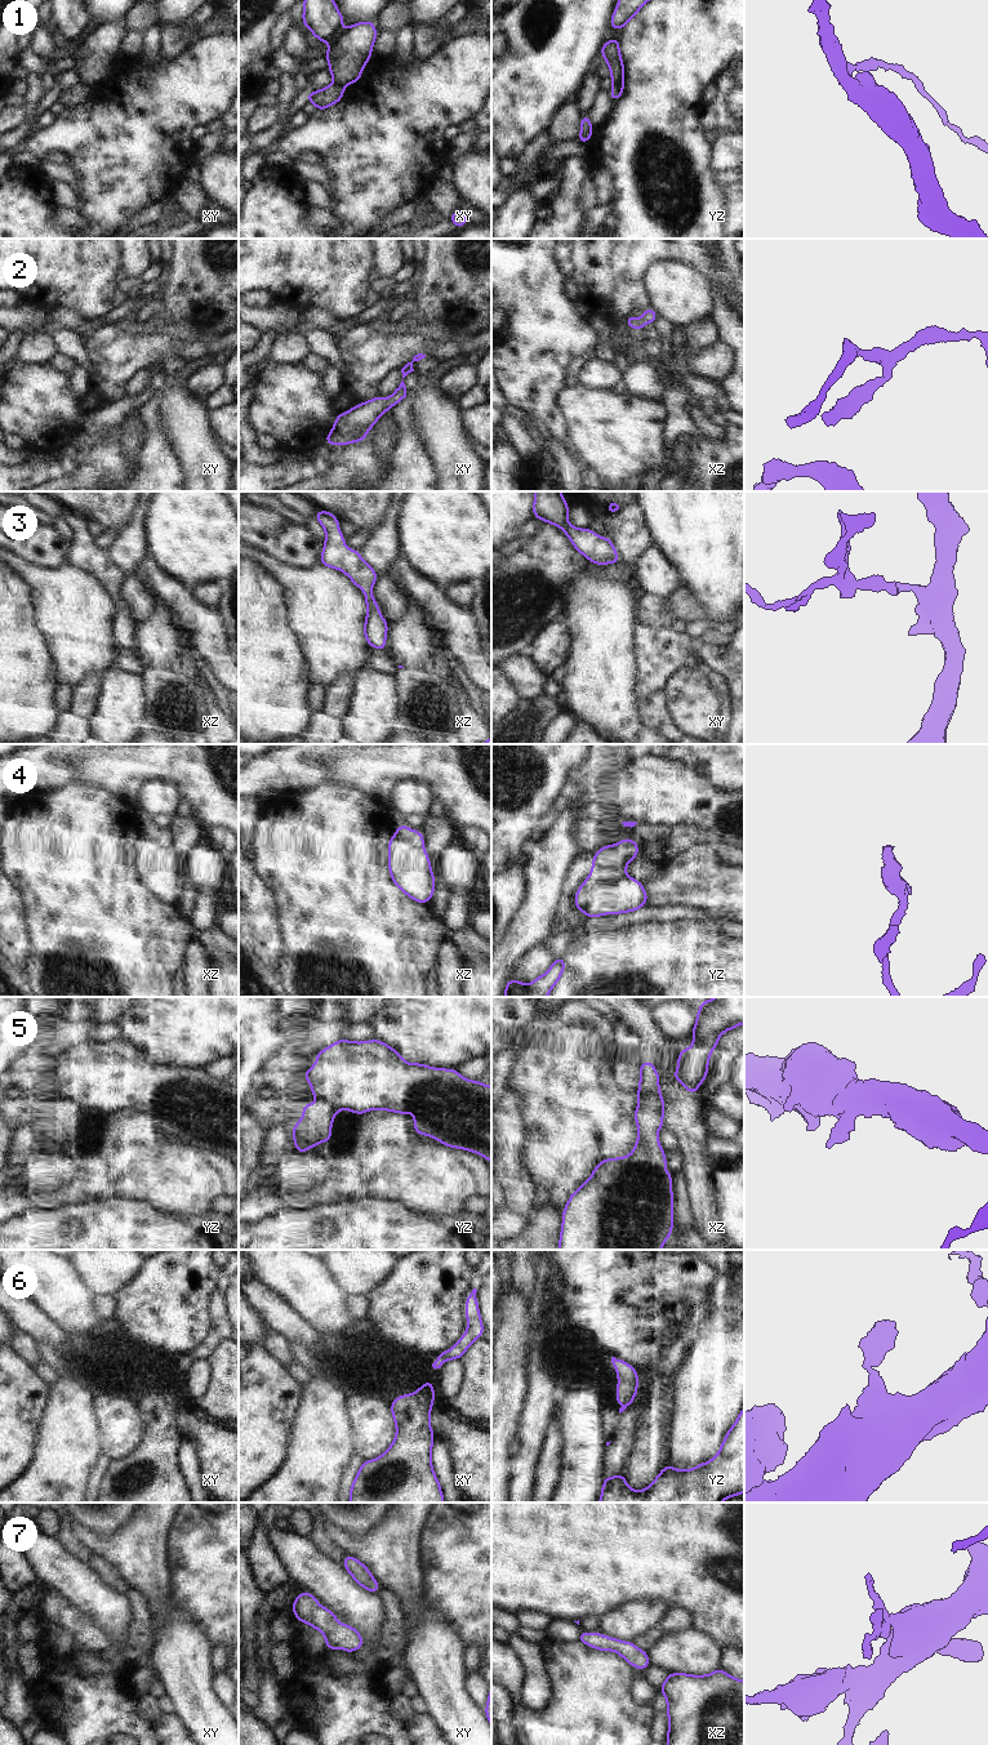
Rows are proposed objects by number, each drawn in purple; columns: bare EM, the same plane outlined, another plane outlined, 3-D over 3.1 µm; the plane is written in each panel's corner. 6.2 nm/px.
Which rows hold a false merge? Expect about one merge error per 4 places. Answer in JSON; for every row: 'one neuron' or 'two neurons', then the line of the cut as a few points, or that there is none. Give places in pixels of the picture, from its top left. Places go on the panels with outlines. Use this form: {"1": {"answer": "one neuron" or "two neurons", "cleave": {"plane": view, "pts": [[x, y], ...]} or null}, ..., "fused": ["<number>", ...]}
{"1": {"answer": "two neurons", "cleave": {"plane": "yz", "pts": [[622, 81], [614, 84]]}}, "2": {"answer": "one neuron", "cleave": null}, "3": {"answer": "one neuron", "cleave": null}, "4": {"answer": "one neuron", "cleave": null}, "5": {"answer": "two neurons", "cleave": {"plane": "xz", "pts": [[658, 1085], [650, 1090], [640, 1090], [637, 1093]]}}, "6": {"answer": "one neuron", "cleave": null}, "7": {"answer": "one neuron", "cleave": null}, "fused": ["1", "5"]}

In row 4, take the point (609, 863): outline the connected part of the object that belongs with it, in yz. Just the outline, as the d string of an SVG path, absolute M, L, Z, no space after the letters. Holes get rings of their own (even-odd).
M623 838L596 851L591 873L575 892L574 908L587 918L642 908L649 899L644 885L626 874L626 865L636 859L638 851L633 838Z

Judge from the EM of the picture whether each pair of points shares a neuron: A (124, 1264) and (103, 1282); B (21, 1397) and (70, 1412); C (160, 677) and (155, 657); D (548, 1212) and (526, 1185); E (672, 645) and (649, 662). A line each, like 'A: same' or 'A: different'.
A: same
B: different
C: different
D: different
E: same

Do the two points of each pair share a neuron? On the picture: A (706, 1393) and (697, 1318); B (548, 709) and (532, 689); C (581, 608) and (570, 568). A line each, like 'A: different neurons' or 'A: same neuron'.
A: different neurons
B: different neurons
C: different neurons

